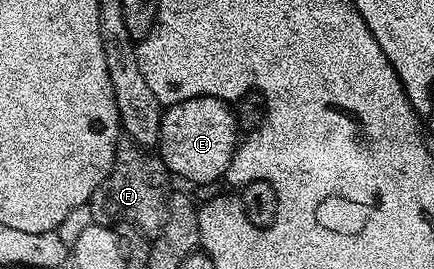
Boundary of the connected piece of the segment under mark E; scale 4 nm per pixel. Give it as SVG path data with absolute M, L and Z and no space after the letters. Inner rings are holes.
M193 97L180 103L170 104L164 110L157 154L176 180L184 179L185 182L191 183L190 185L219 183L222 175L231 171L235 149L240 142L241 130L236 123L236 112L228 100L217 97Z

